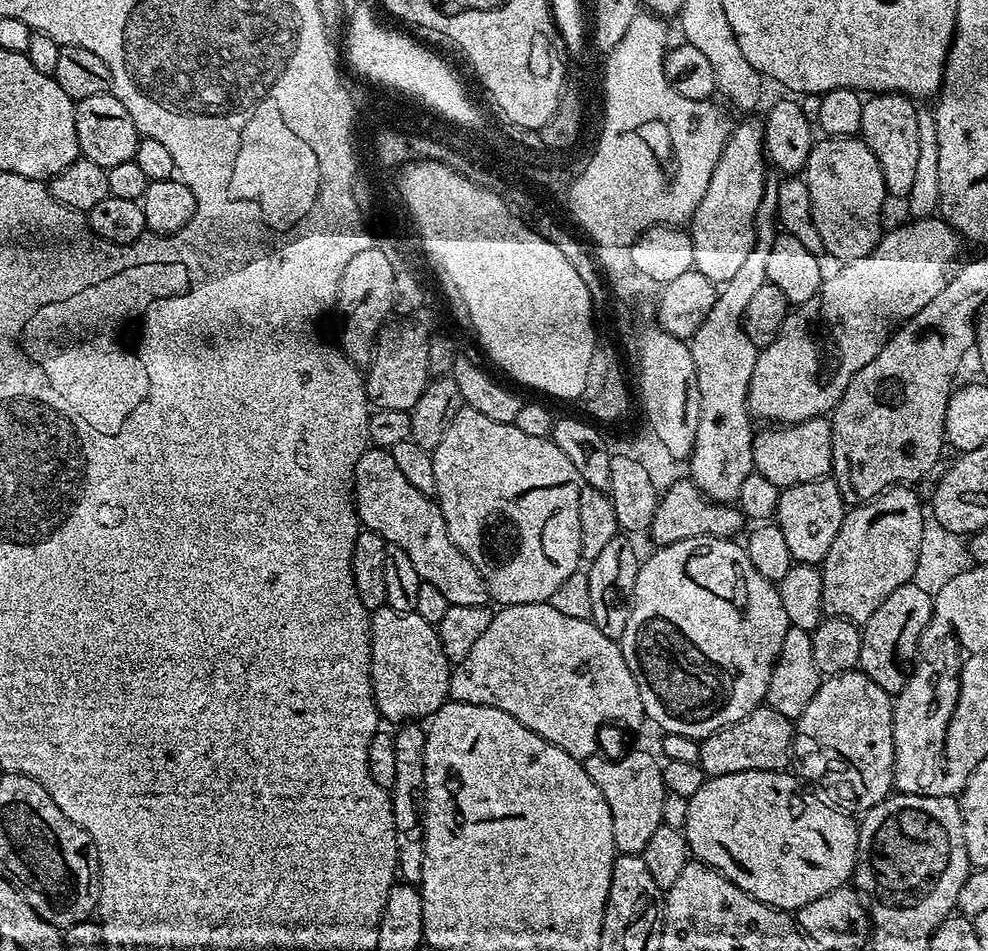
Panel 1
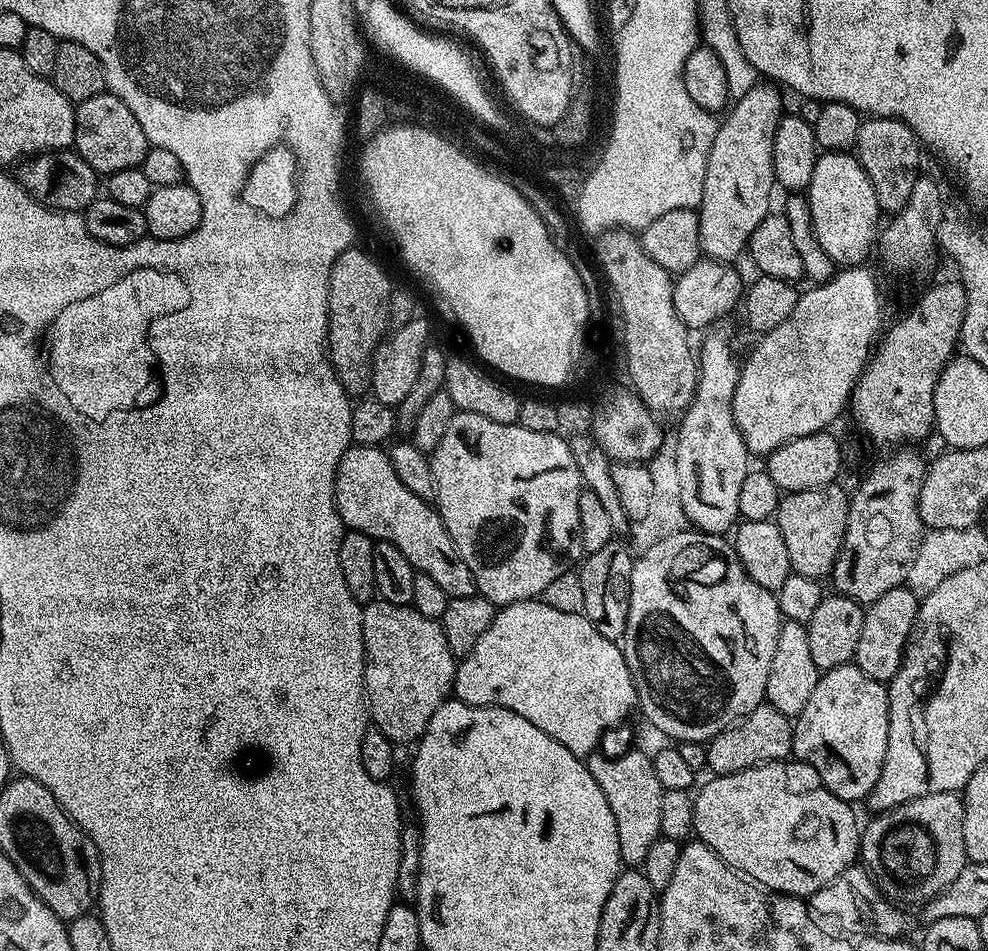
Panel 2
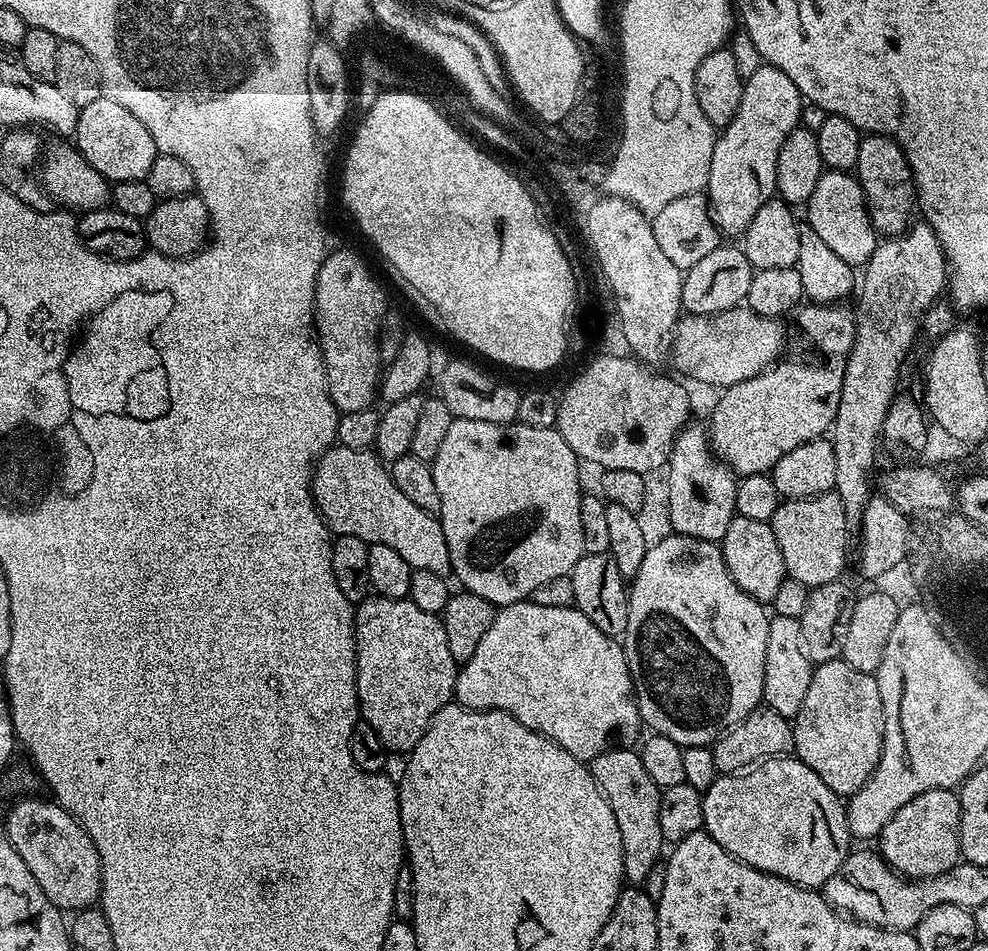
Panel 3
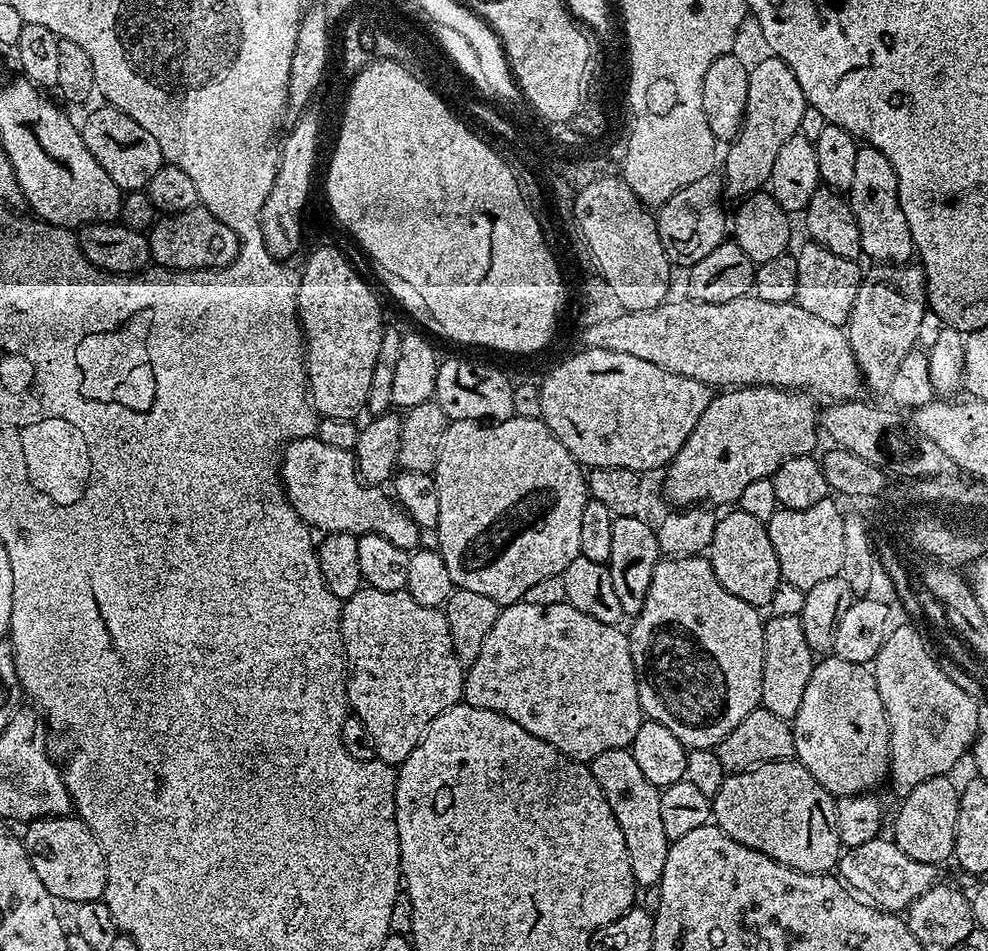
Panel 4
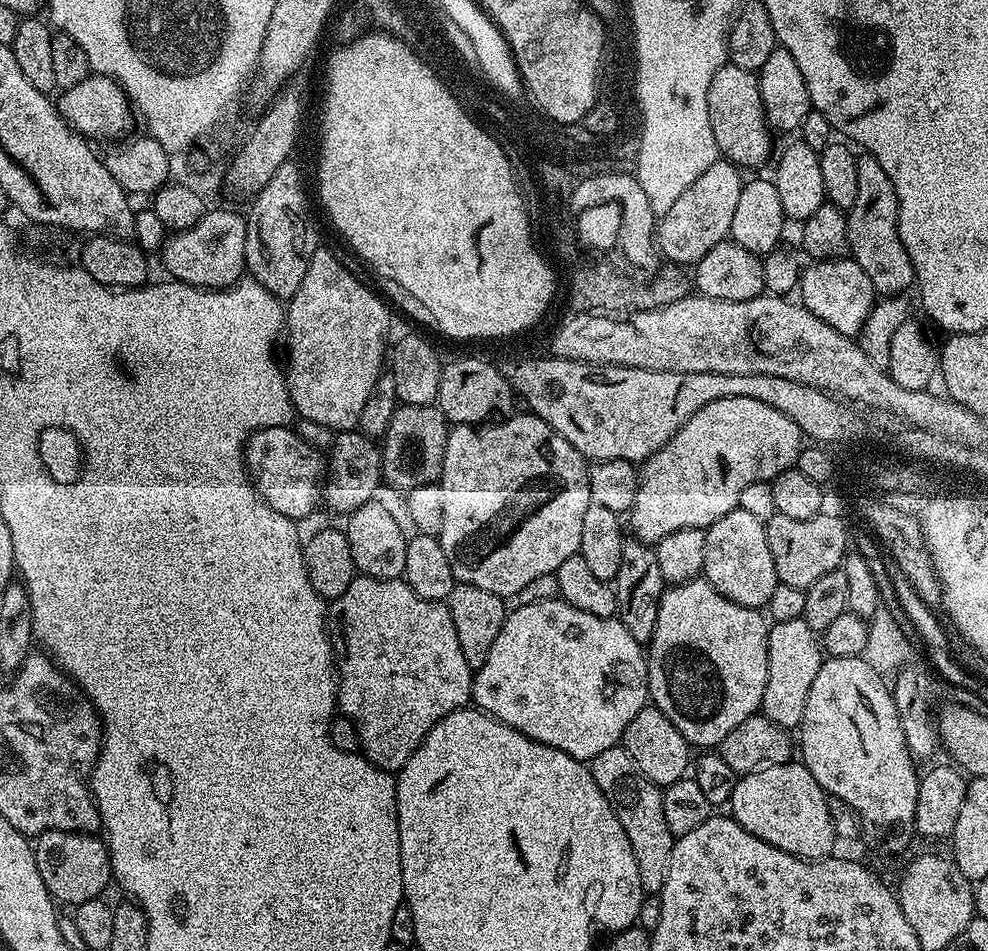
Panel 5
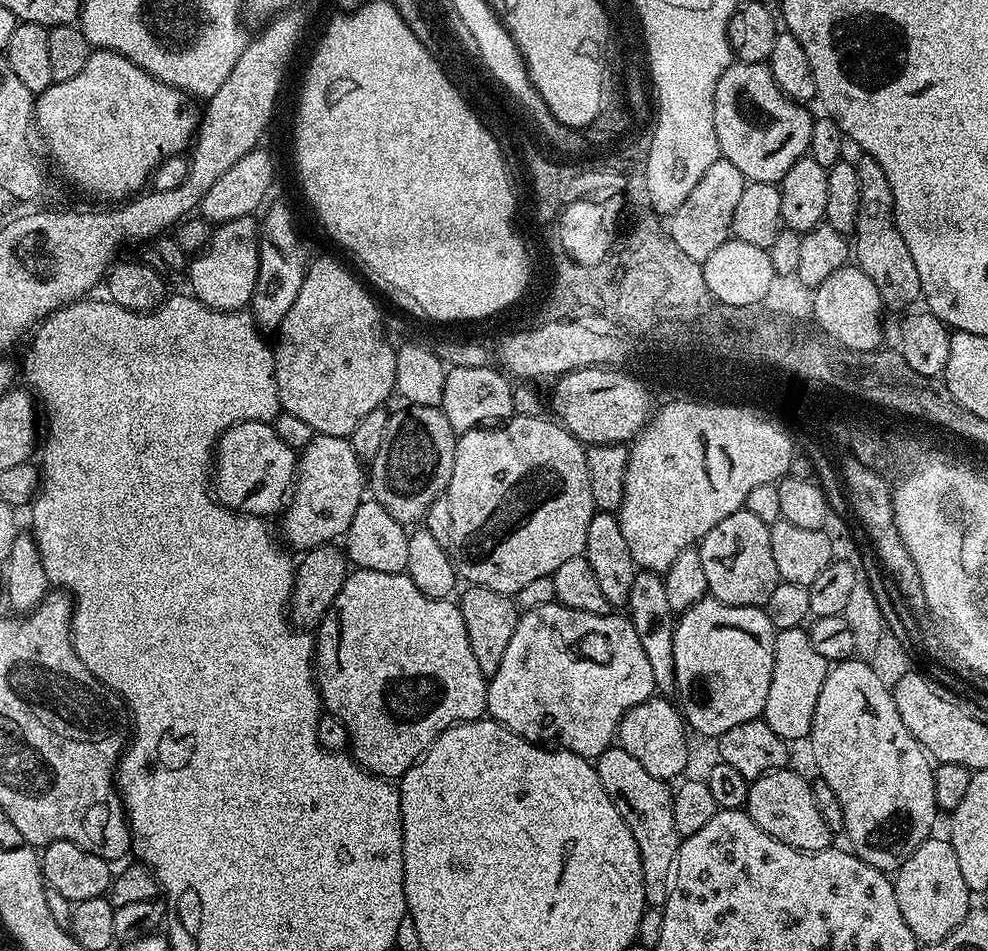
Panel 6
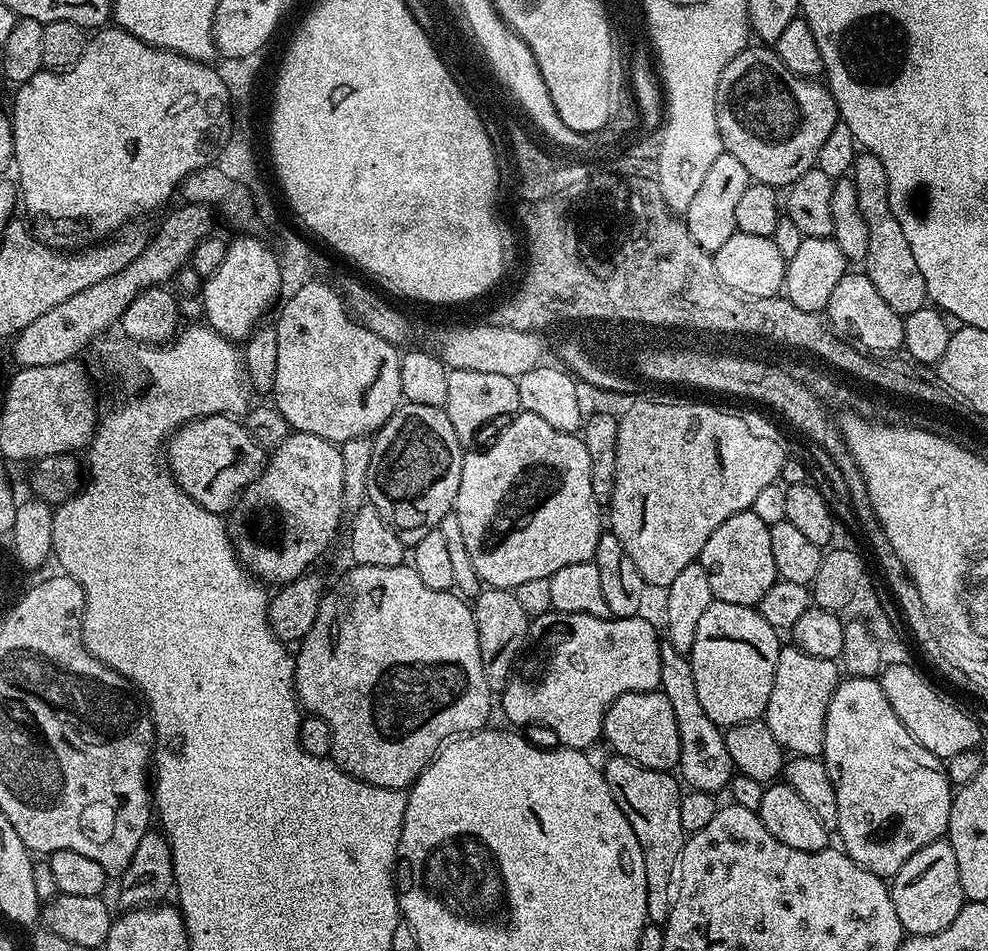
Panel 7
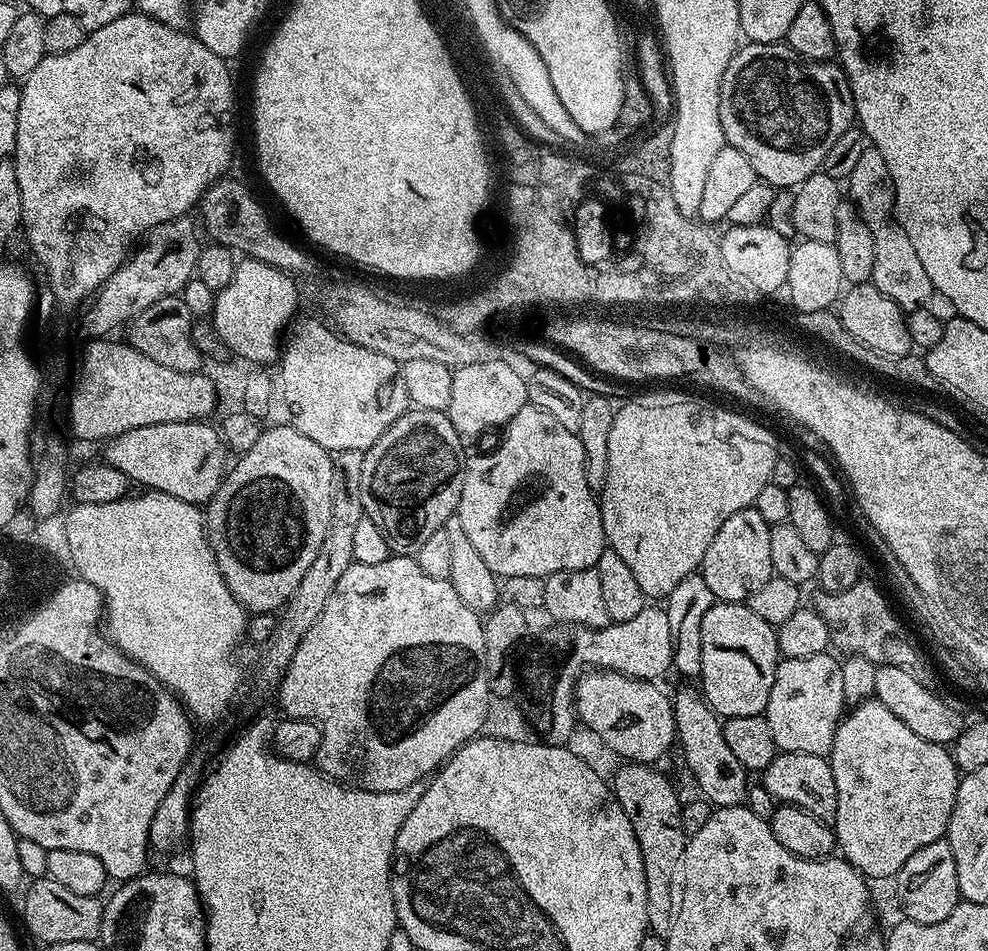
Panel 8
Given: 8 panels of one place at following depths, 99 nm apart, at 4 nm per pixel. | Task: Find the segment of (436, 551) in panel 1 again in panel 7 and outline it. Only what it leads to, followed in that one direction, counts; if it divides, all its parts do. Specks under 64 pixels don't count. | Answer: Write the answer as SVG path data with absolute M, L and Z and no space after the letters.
M231 415L203 416L201 420L192 420L177 428L166 441L166 463L168 471L172 474L175 487L181 488L198 506L202 506L206 512L213 514L231 513L239 499L244 494L244 489L255 482L256 477L264 470L266 463L265 449L259 448L254 438L248 433L247 427L240 424L239 419Z

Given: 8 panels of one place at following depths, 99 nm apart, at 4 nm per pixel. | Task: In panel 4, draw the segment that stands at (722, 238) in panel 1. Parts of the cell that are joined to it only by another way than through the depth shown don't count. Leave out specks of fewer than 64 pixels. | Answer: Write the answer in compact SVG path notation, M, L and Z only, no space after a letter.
M765 55L765 60L760 60L756 65L751 65L748 73L748 105L744 111L744 125L740 128L740 134L727 145L728 157L724 160L724 172L722 179L727 191L743 198L753 192L761 191L767 185L770 178L770 170L774 170L774 158L778 158L778 150L782 150L785 142L797 135L802 122L802 114L806 107L806 101L802 94L802 86L798 86L798 78L794 78L794 70L786 66L776 56Z

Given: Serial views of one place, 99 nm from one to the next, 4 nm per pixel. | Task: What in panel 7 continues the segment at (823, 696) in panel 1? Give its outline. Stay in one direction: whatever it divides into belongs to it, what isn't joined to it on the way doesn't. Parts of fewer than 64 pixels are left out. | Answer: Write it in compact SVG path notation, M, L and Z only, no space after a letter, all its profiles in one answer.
M848 676L841 679L840 683L836 685L834 698L830 698L830 706L826 710L822 759L826 770L830 774L830 782L834 782L834 798L838 798L836 832L838 837L840 836L841 842L839 841L839 843L842 845L843 851L848 853L851 860L858 862L876 876L881 878L895 876L896 871L906 862L906 858L910 858L910 854L922 850L922 846L941 839L947 833L954 785L948 779L948 769L945 761L938 759L934 754L930 754L930 750L926 750L926 746L919 744L910 734L910 730L906 730L906 726L902 726L902 722L898 722L898 714L894 714L894 706L890 706L890 702L886 702L886 694L882 694L882 686L879 679L866 676Z

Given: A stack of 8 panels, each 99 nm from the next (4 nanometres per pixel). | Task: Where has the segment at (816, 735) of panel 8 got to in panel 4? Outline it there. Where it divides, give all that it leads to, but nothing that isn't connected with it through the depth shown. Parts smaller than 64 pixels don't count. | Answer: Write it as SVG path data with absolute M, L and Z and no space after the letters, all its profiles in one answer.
M773 616L764 620L764 661L762 662L762 690L760 704L778 714L778 718L791 722L802 706L802 694L814 663L812 647L802 634L802 622L799 616Z

